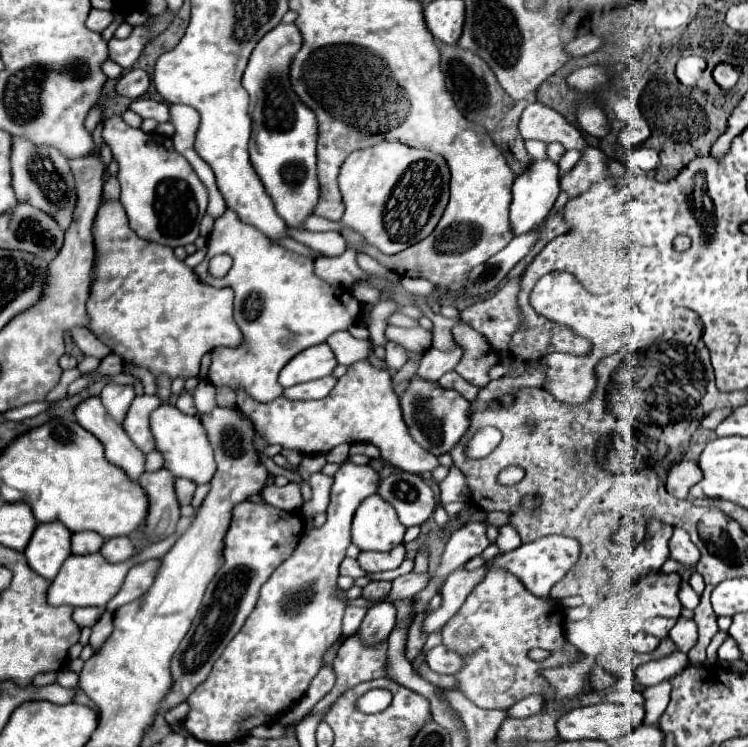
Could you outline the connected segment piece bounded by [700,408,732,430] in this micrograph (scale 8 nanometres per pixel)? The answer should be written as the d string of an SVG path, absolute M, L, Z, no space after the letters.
M728 408L712 410L712 412L708 412L708 414L700 420L700 426L702 426L702 428L708 428L708 430L714 430L730 412L732 412L732 410L728 410Z

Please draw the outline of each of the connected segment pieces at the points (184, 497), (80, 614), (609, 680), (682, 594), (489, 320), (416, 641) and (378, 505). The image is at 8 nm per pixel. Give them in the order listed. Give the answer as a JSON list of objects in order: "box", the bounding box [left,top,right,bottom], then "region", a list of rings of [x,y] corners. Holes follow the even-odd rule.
[{"box":[174,478,196,506],"region":[[[176,478],[174,486],[176,486],[176,496],[178,496],[180,506],[188,506],[188,504],[192,502],[192,496],[194,496],[194,490],[196,490],[196,484],[194,484],[194,482],[188,482],[186,478]]]},{"box":[72,608,104,628],"region":[[[76,608],[72,618],[80,628],[84,628],[84,626],[92,628],[98,622],[98,618],[102,616],[102,612],[104,612],[104,608]]]},{"box":[590,664,616,692],"region":[[[594,664],[594,668],[592,668],[592,686],[590,686],[592,692],[606,692],[614,682],[616,682],[616,676],[608,674],[604,668]]]},{"box":[678,582,700,610],"region":[[[686,582],[680,586],[678,598],[680,598],[682,606],[684,606],[684,608],[690,608],[690,610],[694,610],[694,608],[698,606],[698,600],[700,600],[700,596],[698,596],[698,594],[692,590],[692,586],[686,584]]]},{"box":[460,278,520,352],"region":[[[514,278],[492,298],[476,302],[460,316],[462,322],[484,334],[496,352],[510,352],[512,332],[520,324],[520,308],[516,302],[518,288],[520,278]]]},{"box":[406,612,428,662],"region":[[[420,612],[420,614],[414,618],[414,622],[412,622],[410,630],[408,630],[406,656],[408,656],[408,660],[410,660],[410,662],[420,654],[420,650],[422,650],[422,648],[424,648],[424,644],[426,644],[426,638],[428,638],[428,634],[424,634],[424,628],[422,628],[424,618],[426,618],[426,612]]]},{"box":[352,494,406,550],"region":[[[374,494],[356,510],[352,522],[352,542],[360,550],[382,550],[400,546],[404,542],[406,528],[400,524],[392,505]],[[382,546],[382,548],[372,548]]]}]

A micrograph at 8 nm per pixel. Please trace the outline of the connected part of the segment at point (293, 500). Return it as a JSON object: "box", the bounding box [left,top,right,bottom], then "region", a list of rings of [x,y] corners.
{"box":[260,482,302,512],"region":[[[290,482],[284,488],[278,486],[266,486],[260,496],[274,508],[292,512],[292,510],[300,510],[302,506],[302,496],[300,496],[300,484]]]}

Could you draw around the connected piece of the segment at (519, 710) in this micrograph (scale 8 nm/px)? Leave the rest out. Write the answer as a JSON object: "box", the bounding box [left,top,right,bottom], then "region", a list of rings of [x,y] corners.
{"box":[508,696,542,718],"region":[[[528,696],[528,698],[522,698],[520,702],[516,702],[516,706],[512,706],[508,710],[508,716],[512,718],[528,718],[532,716],[536,710],[542,708],[542,698],[540,696]]]}

